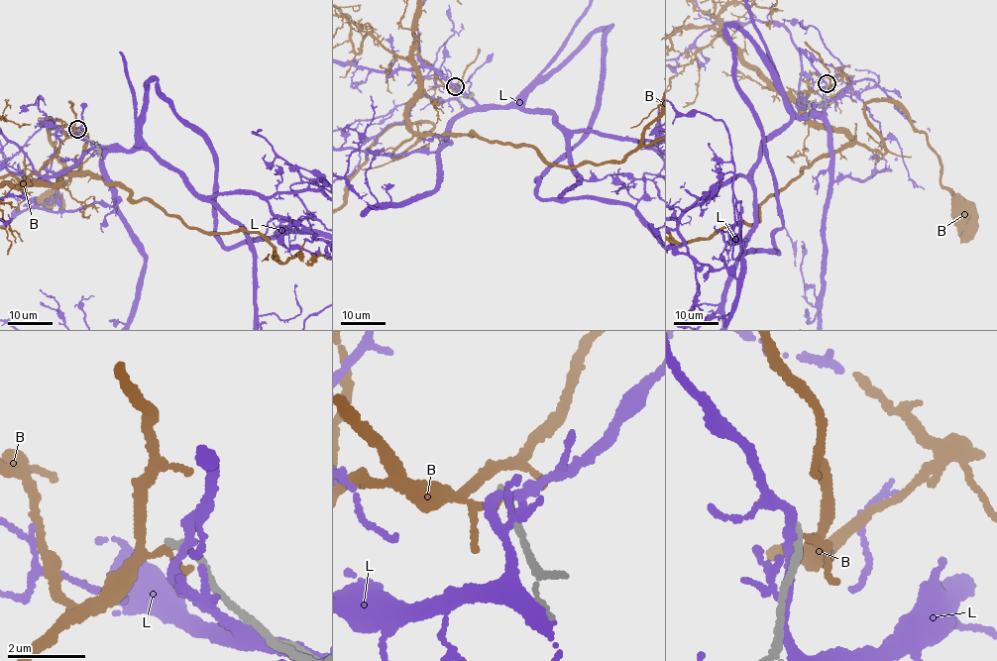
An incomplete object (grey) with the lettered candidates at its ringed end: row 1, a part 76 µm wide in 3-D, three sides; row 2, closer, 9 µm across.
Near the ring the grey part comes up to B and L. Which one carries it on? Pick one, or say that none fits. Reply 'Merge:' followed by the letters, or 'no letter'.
Merge: no letter

